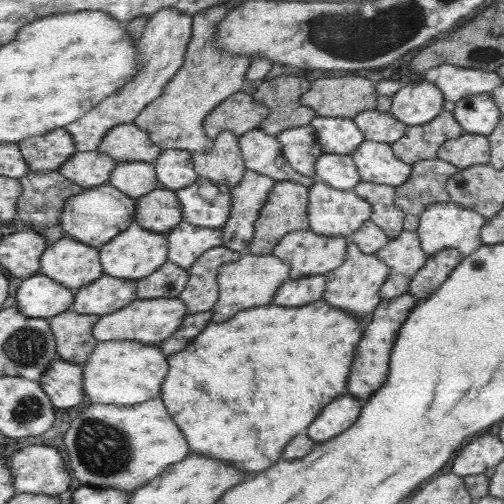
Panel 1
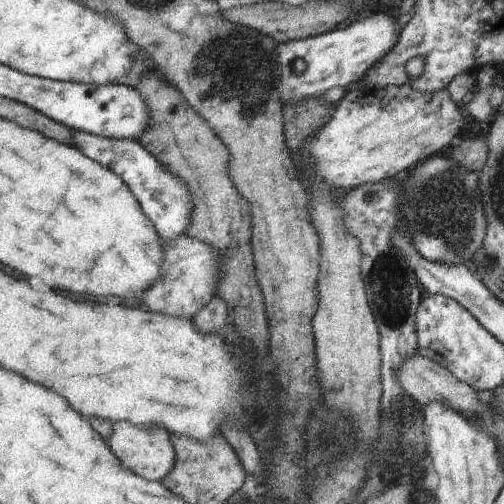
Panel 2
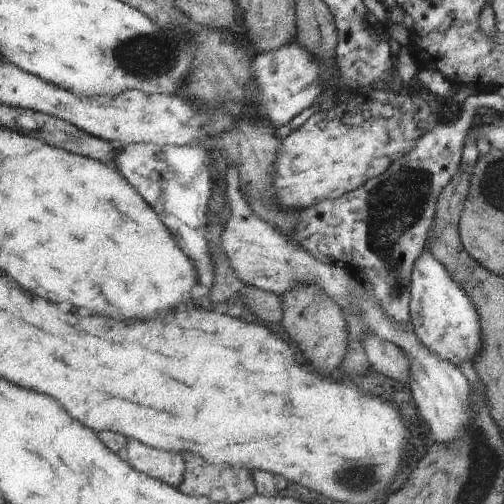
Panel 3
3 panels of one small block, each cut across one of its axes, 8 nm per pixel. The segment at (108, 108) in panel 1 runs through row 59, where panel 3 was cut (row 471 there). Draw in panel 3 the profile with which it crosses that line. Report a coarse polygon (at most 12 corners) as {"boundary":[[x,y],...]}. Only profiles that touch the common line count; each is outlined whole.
{"boundary":[[133,438],[125,460],[137,472],[173,488],[187,478],[183,454]]}

